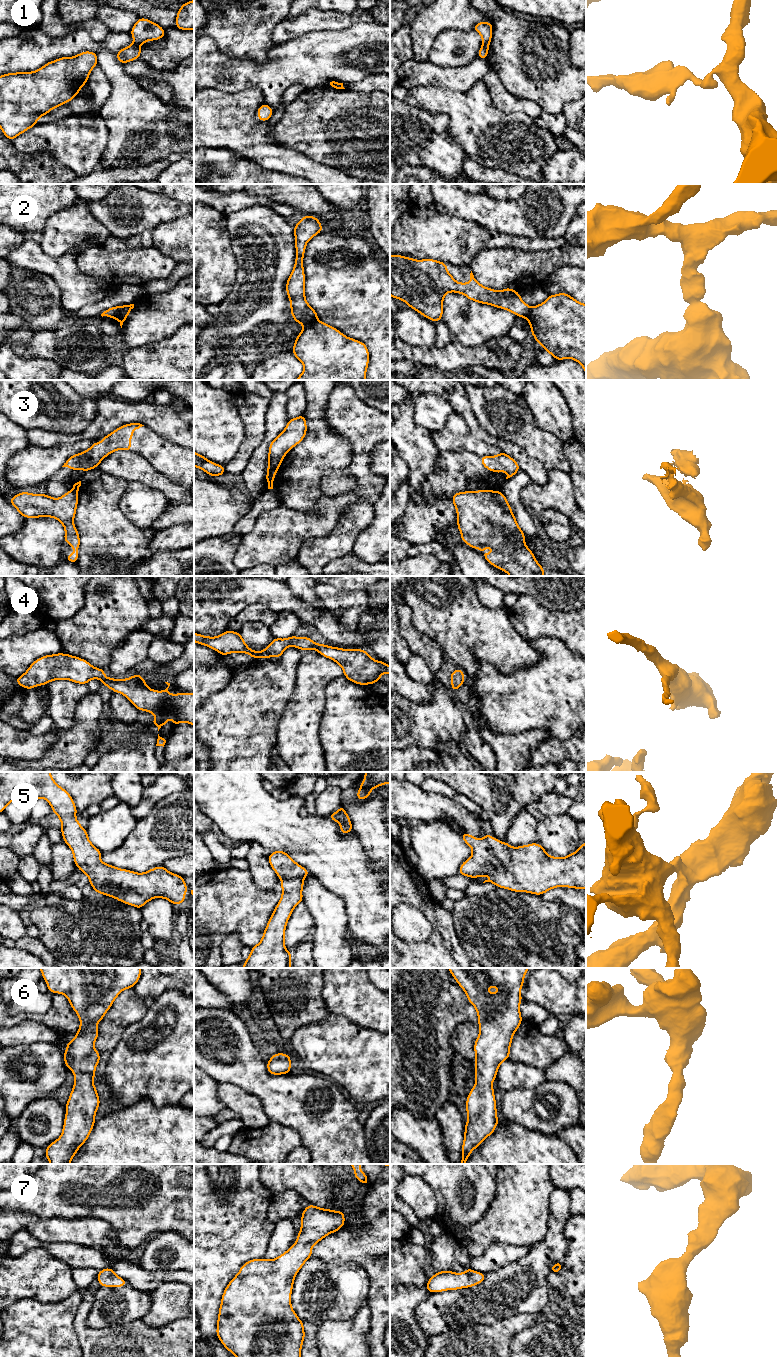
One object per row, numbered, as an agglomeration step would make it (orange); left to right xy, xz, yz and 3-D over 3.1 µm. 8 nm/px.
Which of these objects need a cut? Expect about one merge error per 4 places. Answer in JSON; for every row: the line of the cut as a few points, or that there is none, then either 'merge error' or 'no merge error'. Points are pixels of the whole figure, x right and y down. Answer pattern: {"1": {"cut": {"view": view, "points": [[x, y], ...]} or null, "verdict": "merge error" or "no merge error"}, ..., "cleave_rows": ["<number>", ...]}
{"1": {"cut": {"view": "xy", "points": [[134, 43], [139, 46]]}, "verdict": "merge error"}, "2": {"cut": {"view": "xy", "points": [[124, 305], [122, 310], [114, 317]]}, "verdict": "merge error"}, "3": {"cut": {"view": "xy", "points": [[72, 489], [77, 490]]}, "verdict": "merge error"}, "4": {"cut": null, "verdict": "no merge error"}, "5": {"cut": null, "verdict": "no merge error"}, "6": {"cut": null, "verdict": "no merge error"}, "7": {"cut": null, "verdict": "no merge error"}, "cleave_rows": ["1", "2", "3"]}

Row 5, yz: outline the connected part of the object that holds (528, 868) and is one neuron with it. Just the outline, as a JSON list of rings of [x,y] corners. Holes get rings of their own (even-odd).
[[[462,833],[461,836],[463,841],[471,847],[472,856],[461,864],[458,873],[460,875],[470,878],[489,875],[490,878],[483,883],[491,882],[499,888],[516,893],[542,895],[556,887],[586,889],[586,842],[576,852],[558,858],[548,855],[539,843],[512,847],[506,841],[501,842],[487,833],[482,839],[468,833]]]

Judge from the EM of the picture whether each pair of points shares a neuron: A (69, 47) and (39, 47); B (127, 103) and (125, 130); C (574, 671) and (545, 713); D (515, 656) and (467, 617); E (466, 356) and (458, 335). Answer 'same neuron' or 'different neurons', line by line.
A: same neuron
B: same neuron
C: same neuron
D: same neuron
E: different neurons

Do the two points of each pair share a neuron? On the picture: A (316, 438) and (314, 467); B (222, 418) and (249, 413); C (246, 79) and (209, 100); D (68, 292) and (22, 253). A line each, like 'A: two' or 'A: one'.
A: one
B: two
C: two
D: one

